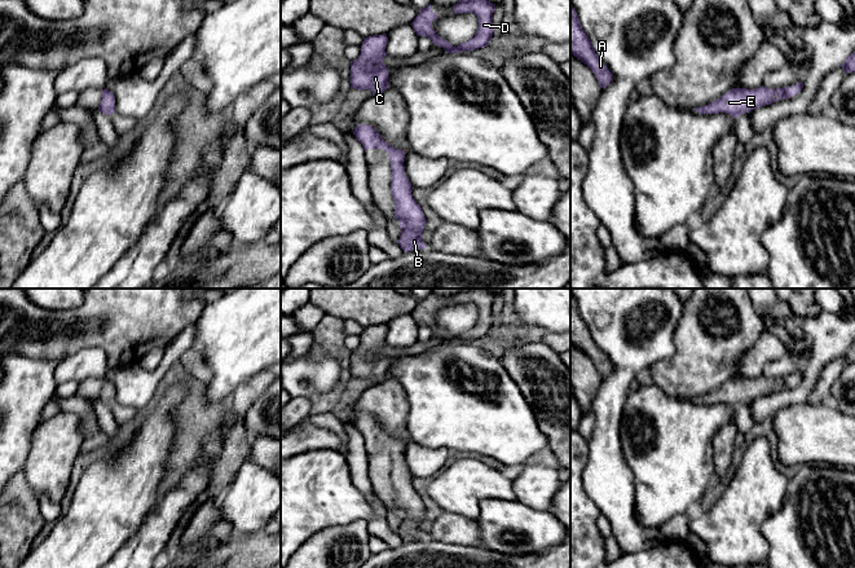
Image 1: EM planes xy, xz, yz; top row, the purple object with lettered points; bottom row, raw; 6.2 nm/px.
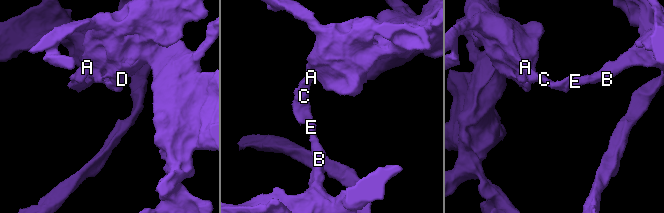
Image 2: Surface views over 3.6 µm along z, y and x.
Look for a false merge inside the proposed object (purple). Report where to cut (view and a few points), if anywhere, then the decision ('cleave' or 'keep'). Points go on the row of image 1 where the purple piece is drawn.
no cut | keep

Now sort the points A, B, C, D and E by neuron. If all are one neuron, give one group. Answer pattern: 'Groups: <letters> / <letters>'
Groups: A B C D E

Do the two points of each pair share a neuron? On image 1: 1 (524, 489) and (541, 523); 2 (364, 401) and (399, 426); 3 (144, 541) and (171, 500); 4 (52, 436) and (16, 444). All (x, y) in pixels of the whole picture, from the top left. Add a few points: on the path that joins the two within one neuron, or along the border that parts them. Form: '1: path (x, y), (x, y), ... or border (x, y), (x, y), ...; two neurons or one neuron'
1: border (516, 498), (532, 507), (550, 510); two neurons
2: path (373, 401), (389, 417); one neuron
3: path (154, 531), (168, 510); one neuron
4: border (43, 422), (32, 434), (30, 453), (23, 470); two neurons

